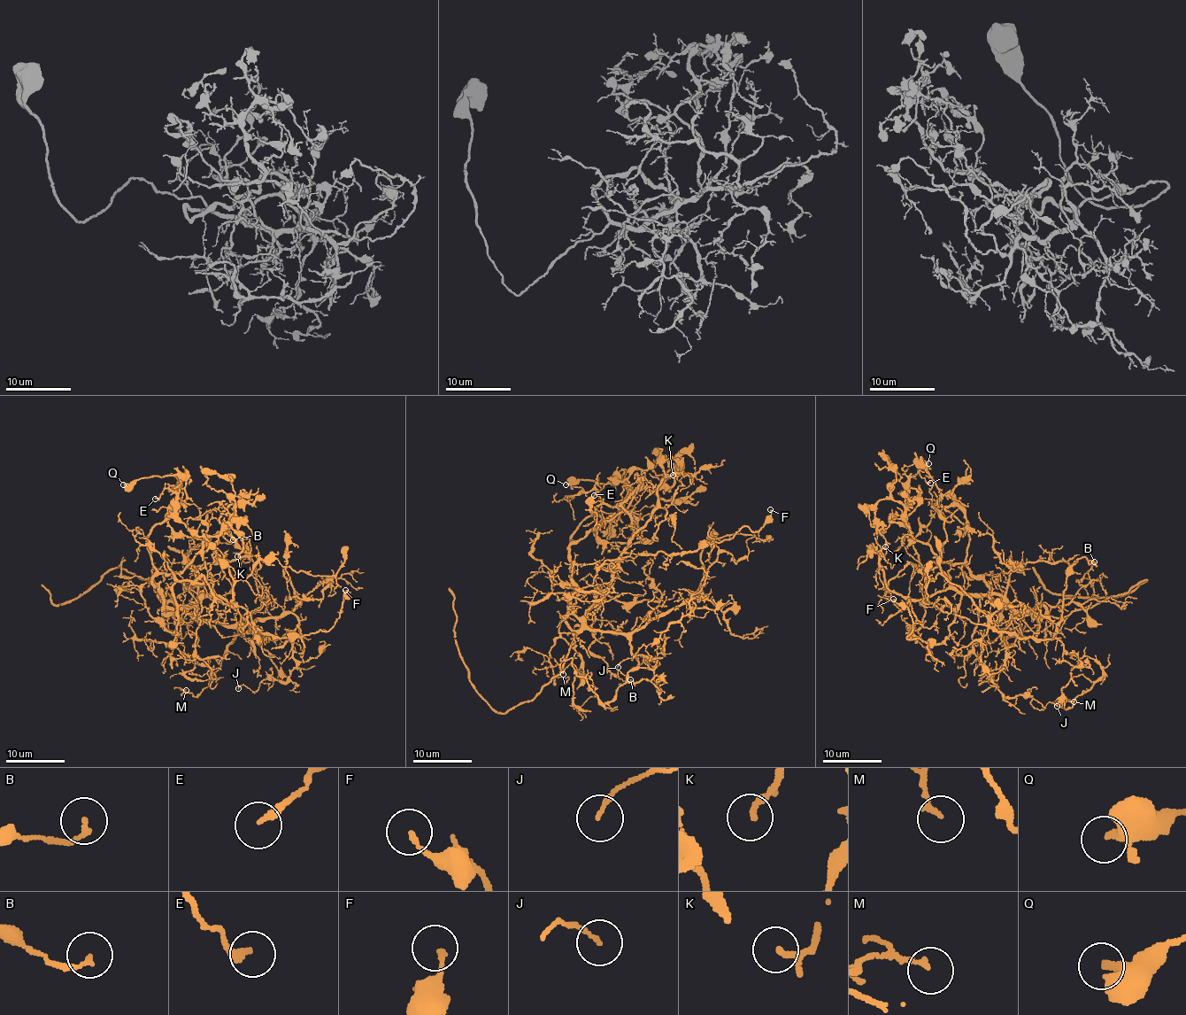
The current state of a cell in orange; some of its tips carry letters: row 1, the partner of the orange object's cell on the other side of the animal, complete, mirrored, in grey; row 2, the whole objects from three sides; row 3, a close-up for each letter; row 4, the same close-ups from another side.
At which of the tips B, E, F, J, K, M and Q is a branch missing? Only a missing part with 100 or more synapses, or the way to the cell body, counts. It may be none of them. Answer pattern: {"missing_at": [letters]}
{"missing_at": []}

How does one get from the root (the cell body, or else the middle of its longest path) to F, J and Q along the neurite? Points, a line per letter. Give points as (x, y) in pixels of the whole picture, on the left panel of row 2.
F: (179, 608), (188, 609), (201, 592), (230, 603), (261, 633), (288, 639), (327, 631), (339, 616), (345, 590)
J: (179, 608), (226, 624), (296, 616), (290, 640), (296, 666), (290, 677), (264, 679), (255, 693), (238, 688)
Q: (179, 608), (165, 614), (171, 608), (154, 584), (146, 537), (184, 502), (184, 479), (173, 474), (123, 484)

